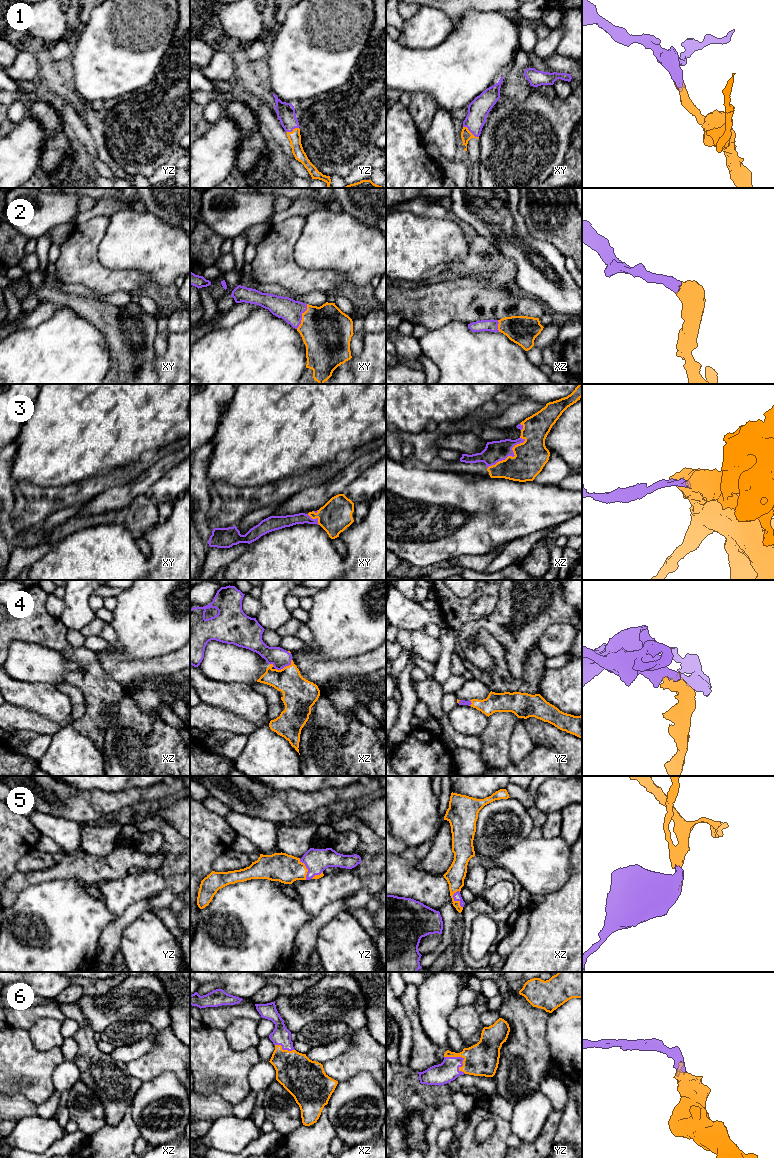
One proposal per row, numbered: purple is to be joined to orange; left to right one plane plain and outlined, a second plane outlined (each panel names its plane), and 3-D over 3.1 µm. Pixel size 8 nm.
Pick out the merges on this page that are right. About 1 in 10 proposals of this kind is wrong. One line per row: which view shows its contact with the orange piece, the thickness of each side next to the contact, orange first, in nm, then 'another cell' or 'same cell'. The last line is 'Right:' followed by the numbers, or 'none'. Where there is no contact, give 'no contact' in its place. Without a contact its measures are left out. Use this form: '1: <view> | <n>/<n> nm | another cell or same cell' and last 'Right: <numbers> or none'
1: xy | 90/170 nm | same cell
2: xy | 400/180 nm | same cell
3: xz | 260/170 nm | same cell
4: xz | 260/160 nm | same cell
5: xz | 160/60 nm | same cell
6: yz | 260/170 nm | same cell
Right: 1, 2, 3, 4, 5, 6

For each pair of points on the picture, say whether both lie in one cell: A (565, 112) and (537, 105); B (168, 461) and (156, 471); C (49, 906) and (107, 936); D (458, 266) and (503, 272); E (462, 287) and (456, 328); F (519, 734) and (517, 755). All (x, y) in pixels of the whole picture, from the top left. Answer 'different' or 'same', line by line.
A: same
B: same
C: different
D: same
E: different
F: same

